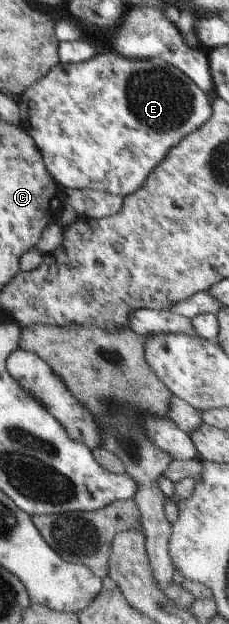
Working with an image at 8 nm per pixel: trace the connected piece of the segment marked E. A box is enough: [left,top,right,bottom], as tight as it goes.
[18,50,213,199]

